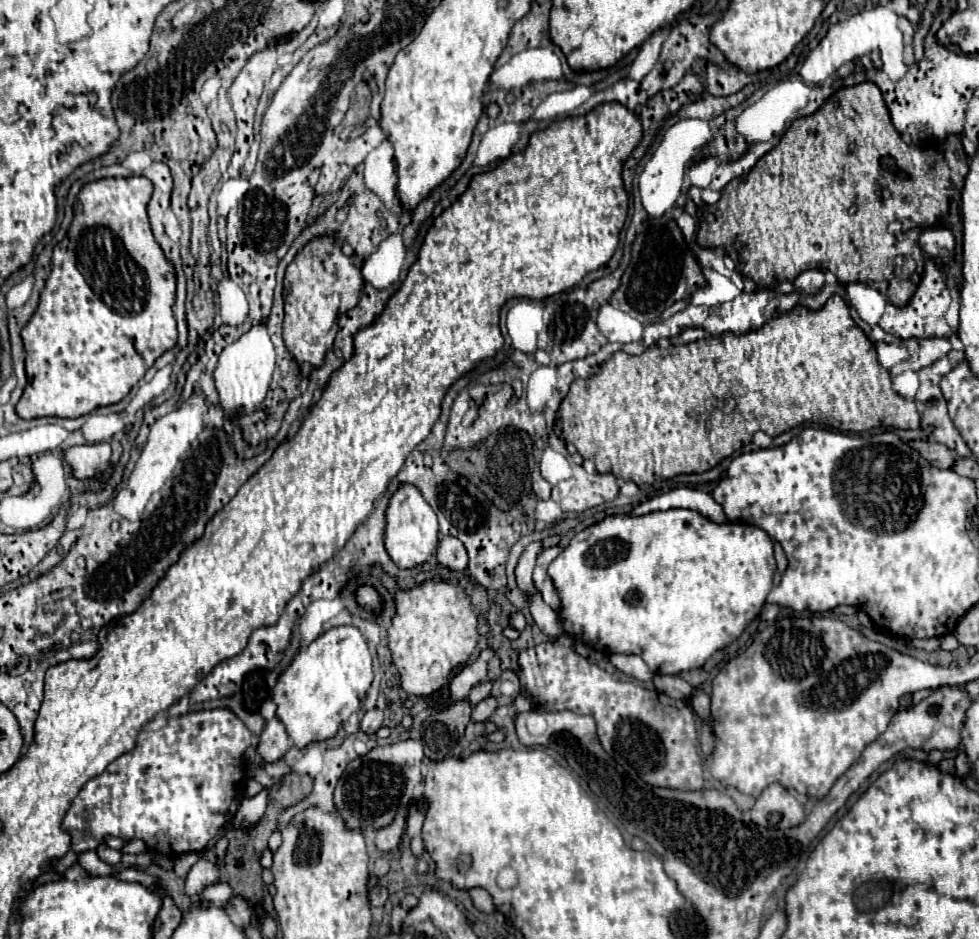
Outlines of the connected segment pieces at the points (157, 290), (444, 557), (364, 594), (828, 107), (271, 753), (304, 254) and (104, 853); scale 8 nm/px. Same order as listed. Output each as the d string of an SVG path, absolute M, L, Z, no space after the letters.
M106 177L82 185L80 211L74 213L66 237L54 247L52 273L40 293L40 303L22 329L28 385L16 405L22 419L80 417L96 407L118 403L144 377L152 363L176 345L178 331L172 313L176 277L150 231L146 205L152 183L146 177Z
M440 537L436 557L438 557L438 563L448 567L448 569L464 571L466 565L468 565L466 549L464 549L462 541L456 539L456 537Z
M362 585L362 587L358 587L358 591L356 591L356 601L358 601L360 605L364 605L364 607L372 607L376 613L378 613L380 607L382 607L382 599L380 599L380 595L378 595L376 589L372 589L370 585Z
M864 81L838 89L816 113L796 119L780 143L744 179L730 181L716 205L702 207L698 211L698 243L702 247L724 249L744 277L764 287L794 281L808 269L830 269L840 283L862 281L876 287L890 303L904 305L916 291L924 271L918 235L938 223L950 227L960 219L960 185L962 177L950 169L939 147L920 147L902 141L890 121L880 89Z
M278 717L270 719L264 727L264 731L260 733L260 743L258 743L258 753L262 757L262 761L270 763L270 761L278 761L284 757L284 753L288 751L288 733L286 727L282 725L282 721Z
M318 235L288 265L284 277L284 343L298 363L320 367L334 343L338 315L358 303L364 279L354 261L352 255L342 253L334 235Z
M100 845L100 847L96 849L96 853L98 853L98 857L100 857L104 863L108 863L108 865L118 865L118 863L120 863L120 857L122 857L120 851L114 851L114 849L106 847L106 845Z

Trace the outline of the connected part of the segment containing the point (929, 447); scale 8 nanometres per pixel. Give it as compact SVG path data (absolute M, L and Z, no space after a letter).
M914 441L910 445L916 451L920 451L920 455L938 469L952 469L956 465L956 461L960 459L946 445L936 445L936 443L928 443L928 441Z

